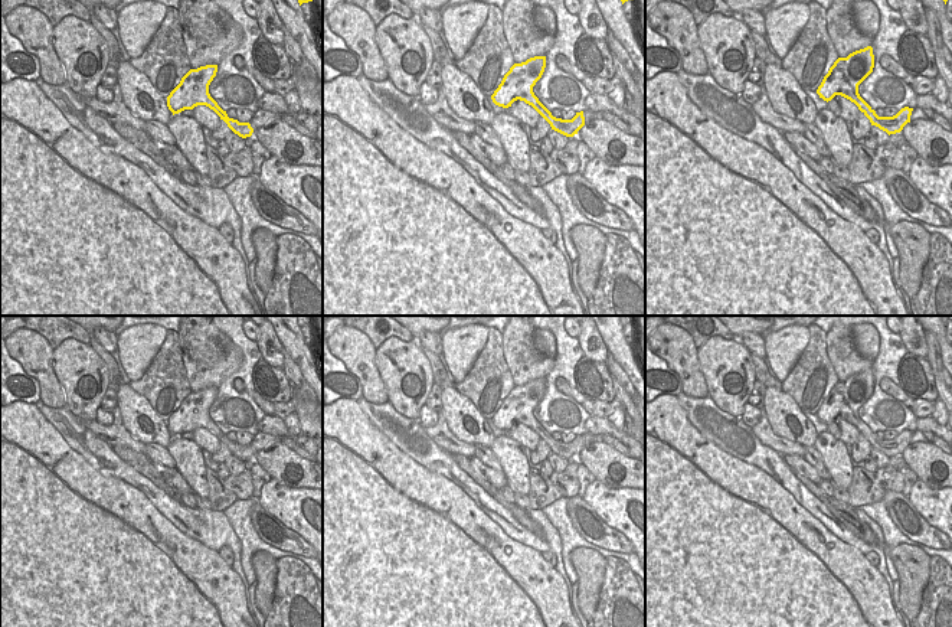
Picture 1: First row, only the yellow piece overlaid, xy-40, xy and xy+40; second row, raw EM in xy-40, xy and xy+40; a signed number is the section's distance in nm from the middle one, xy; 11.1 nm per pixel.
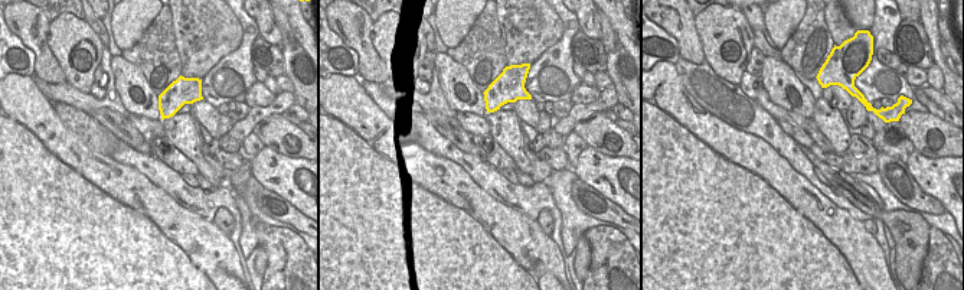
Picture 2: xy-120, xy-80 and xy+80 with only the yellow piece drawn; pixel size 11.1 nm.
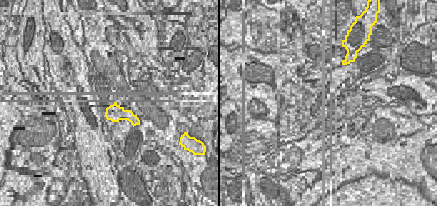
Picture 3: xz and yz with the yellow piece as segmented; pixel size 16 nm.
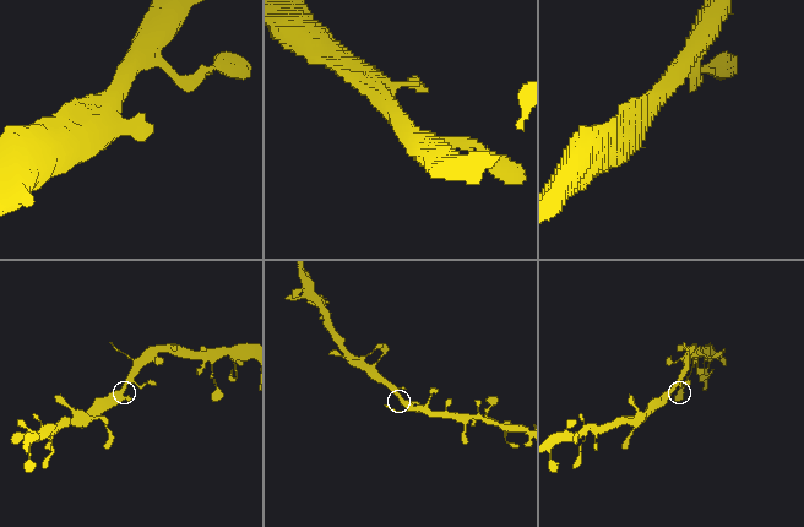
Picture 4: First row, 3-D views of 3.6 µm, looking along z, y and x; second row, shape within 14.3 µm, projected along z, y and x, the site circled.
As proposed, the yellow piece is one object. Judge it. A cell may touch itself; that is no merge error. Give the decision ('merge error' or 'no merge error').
no merge error

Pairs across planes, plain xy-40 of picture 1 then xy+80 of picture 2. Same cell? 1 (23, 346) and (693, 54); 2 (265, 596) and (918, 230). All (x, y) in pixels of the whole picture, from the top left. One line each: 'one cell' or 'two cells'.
1: one cell
2: one cell

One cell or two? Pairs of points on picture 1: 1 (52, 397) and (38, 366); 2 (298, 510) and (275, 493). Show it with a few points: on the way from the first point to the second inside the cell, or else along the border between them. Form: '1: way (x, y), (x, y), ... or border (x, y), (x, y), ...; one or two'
1: way (51, 389), (43, 374); one
2: way (293, 508), (281, 499); one

